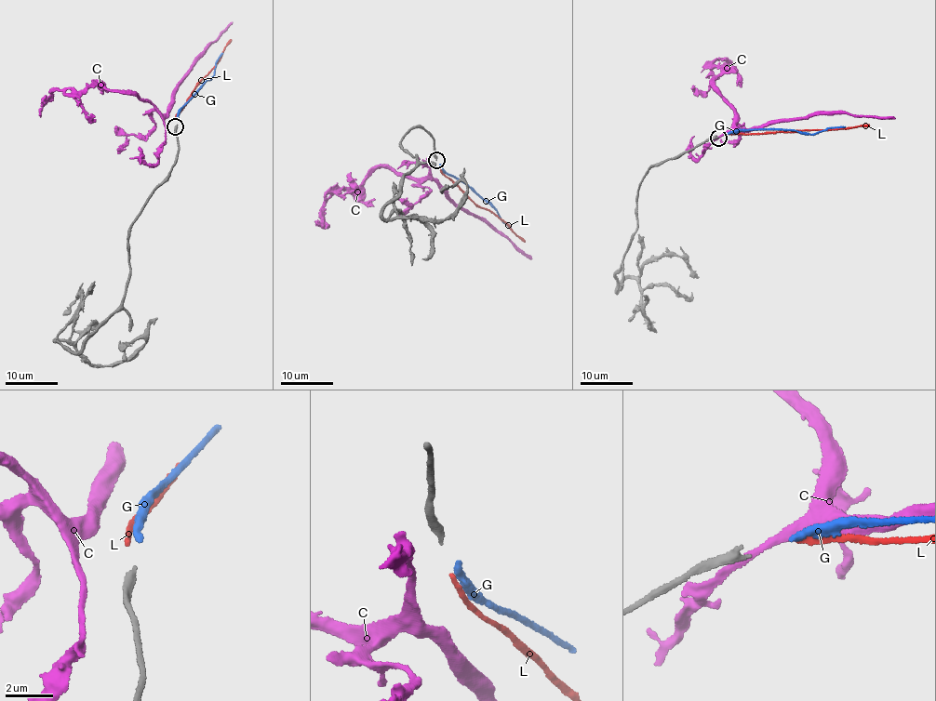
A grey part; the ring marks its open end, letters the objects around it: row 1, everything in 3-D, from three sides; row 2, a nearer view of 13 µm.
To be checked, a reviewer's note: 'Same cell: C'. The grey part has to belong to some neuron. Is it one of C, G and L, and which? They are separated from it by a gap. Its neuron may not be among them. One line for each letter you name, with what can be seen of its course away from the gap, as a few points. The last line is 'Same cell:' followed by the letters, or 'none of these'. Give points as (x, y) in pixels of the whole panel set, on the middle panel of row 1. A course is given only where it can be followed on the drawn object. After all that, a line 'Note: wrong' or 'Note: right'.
Same cell: none of these
Note: wrong

